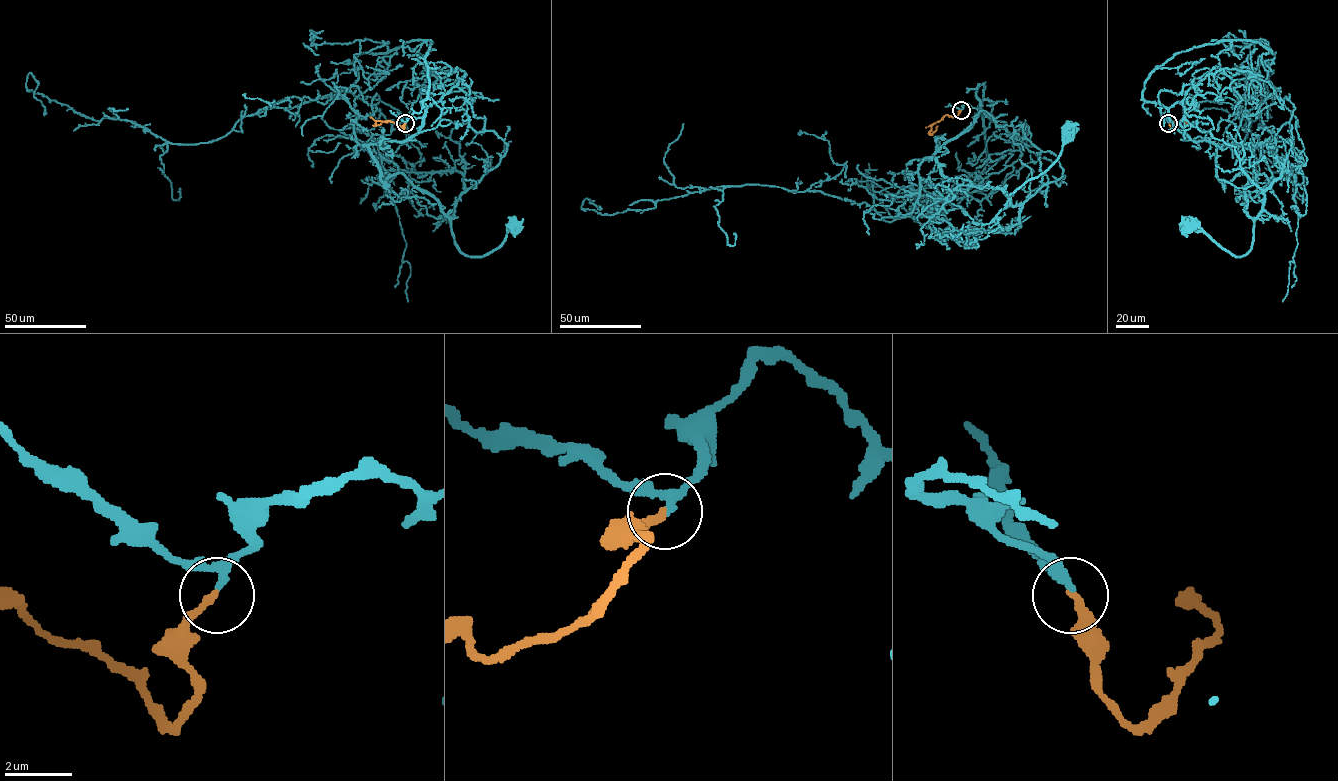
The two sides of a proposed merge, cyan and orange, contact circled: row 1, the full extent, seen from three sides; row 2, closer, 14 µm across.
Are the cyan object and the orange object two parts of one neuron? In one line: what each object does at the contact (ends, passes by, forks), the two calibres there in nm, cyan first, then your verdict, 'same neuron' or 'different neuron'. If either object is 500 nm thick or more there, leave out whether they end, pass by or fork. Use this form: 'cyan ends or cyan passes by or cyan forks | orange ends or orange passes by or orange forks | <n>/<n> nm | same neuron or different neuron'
cyan passes by | orange ends | 190/200 nm | same neuron

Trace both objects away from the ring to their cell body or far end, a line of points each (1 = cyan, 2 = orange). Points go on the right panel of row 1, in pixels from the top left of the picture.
1: (1169, 122), (1191, 140), (1217, 144), (1220, 180), (1247, 177), (1252, 247), (1231, 255), (1187, 224)
2: (1169, 123), (1172, 129), (1175, 120), (1192, 126), (1185, 122)

